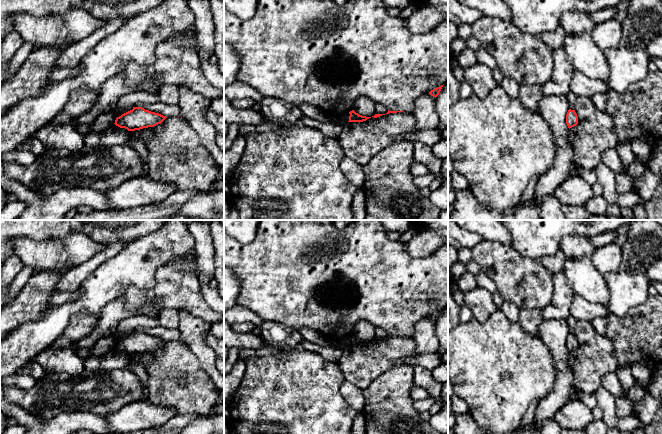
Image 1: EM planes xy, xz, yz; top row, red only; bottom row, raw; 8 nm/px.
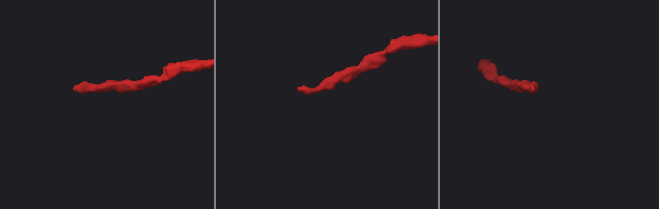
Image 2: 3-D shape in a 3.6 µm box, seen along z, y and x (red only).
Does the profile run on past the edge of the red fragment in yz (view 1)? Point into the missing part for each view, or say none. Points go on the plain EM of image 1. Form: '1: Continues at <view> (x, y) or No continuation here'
1: No continuation here

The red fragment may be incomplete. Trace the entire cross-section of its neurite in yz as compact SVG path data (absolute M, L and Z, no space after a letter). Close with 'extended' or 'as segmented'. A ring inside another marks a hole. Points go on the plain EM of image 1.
M571 333L568 334L566 338L566 348L569 353L578 348L578 340L575 334L571 334Z; as segmented

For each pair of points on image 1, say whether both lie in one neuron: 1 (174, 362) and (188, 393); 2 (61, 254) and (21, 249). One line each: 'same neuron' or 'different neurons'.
1: same neuron
2: same neuron

